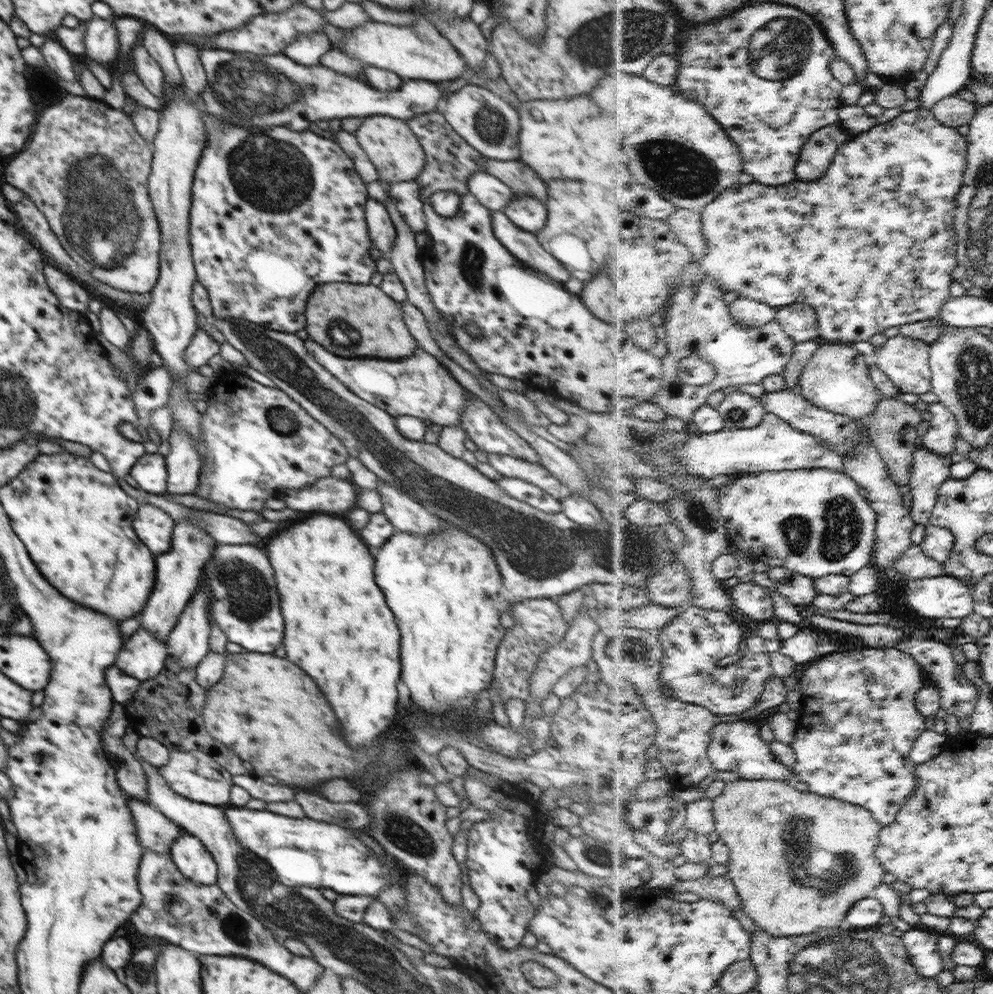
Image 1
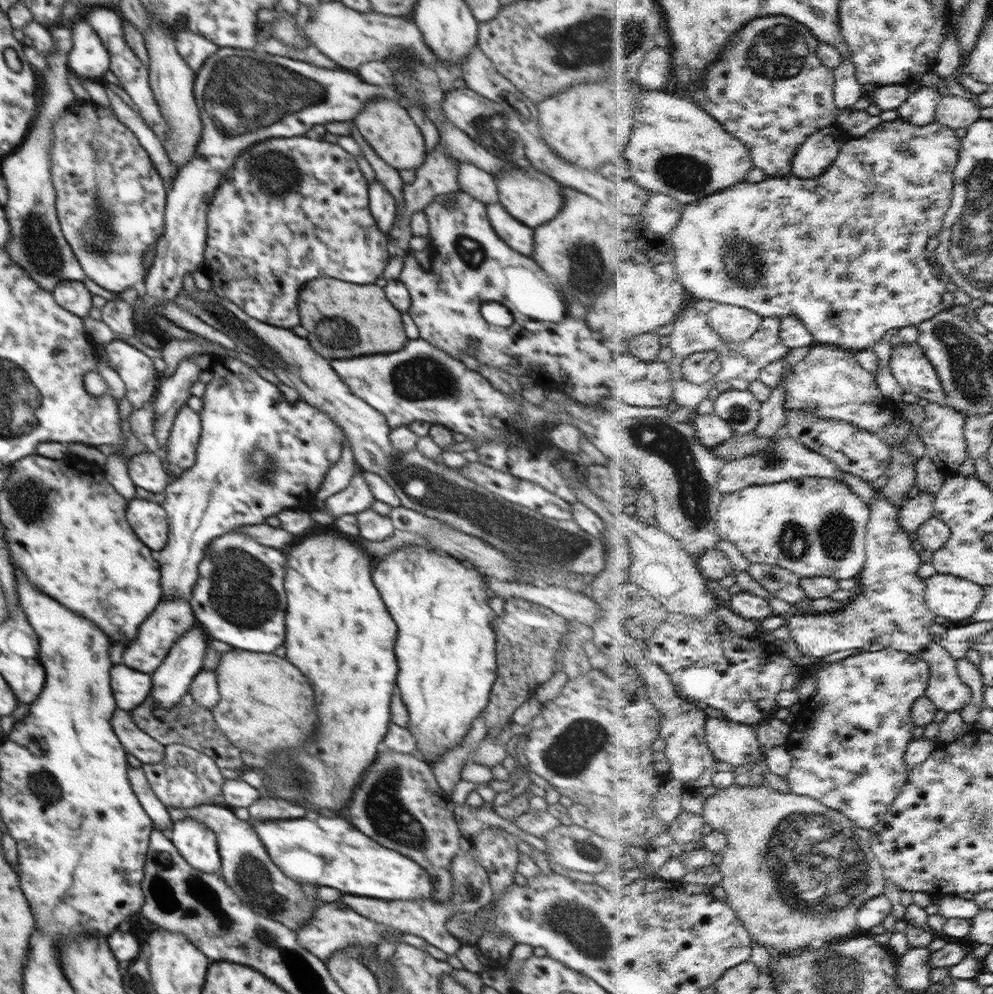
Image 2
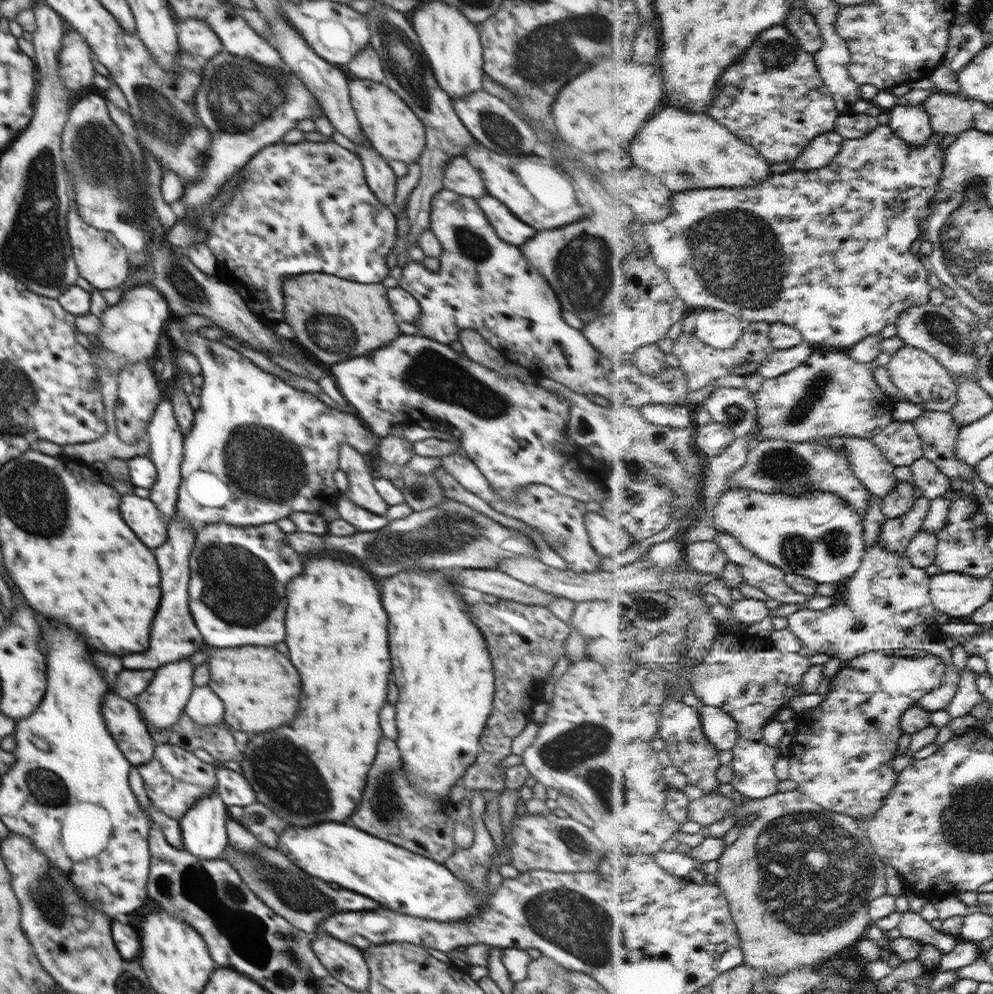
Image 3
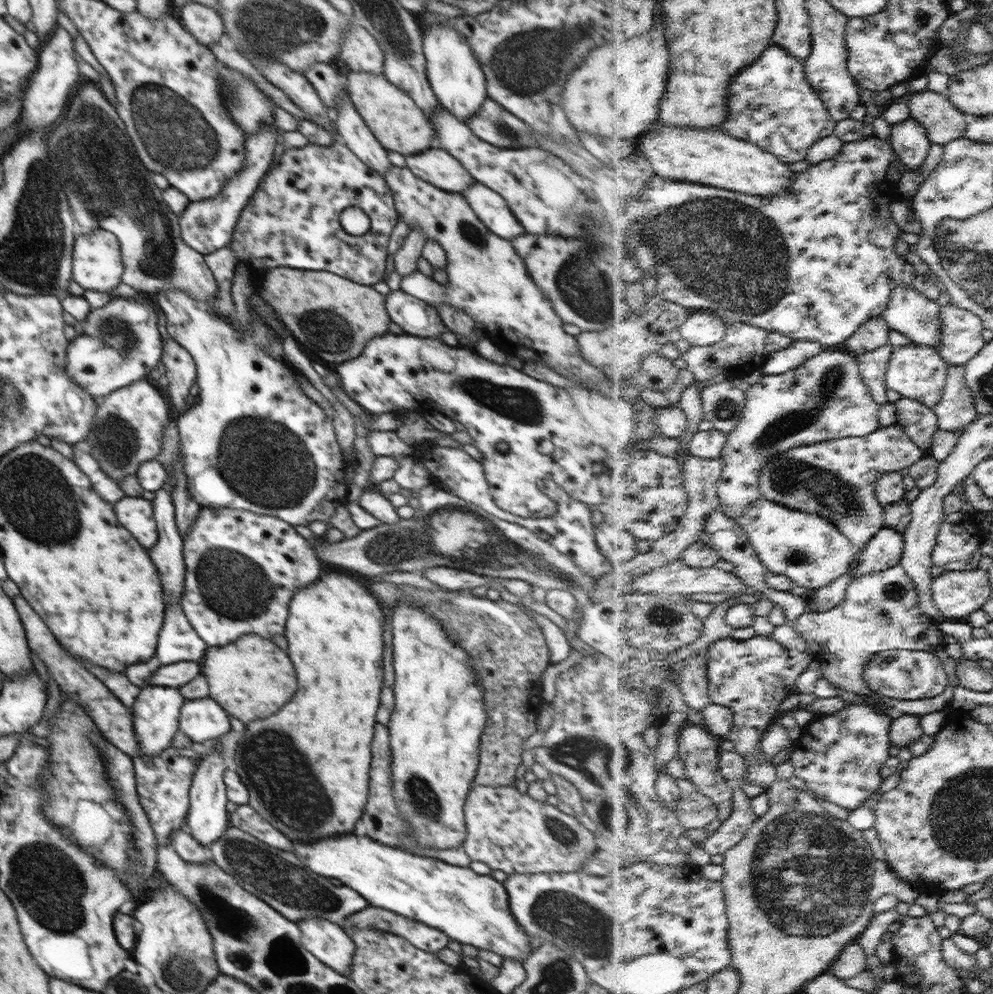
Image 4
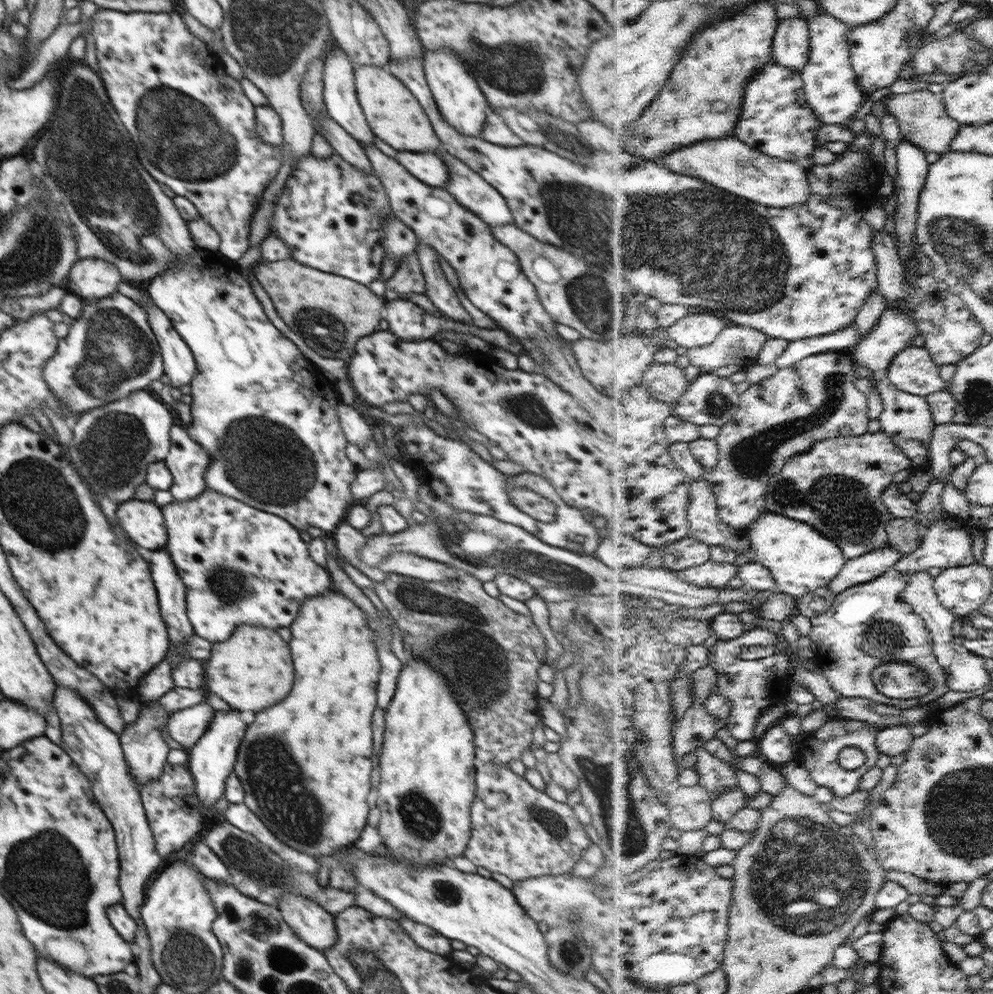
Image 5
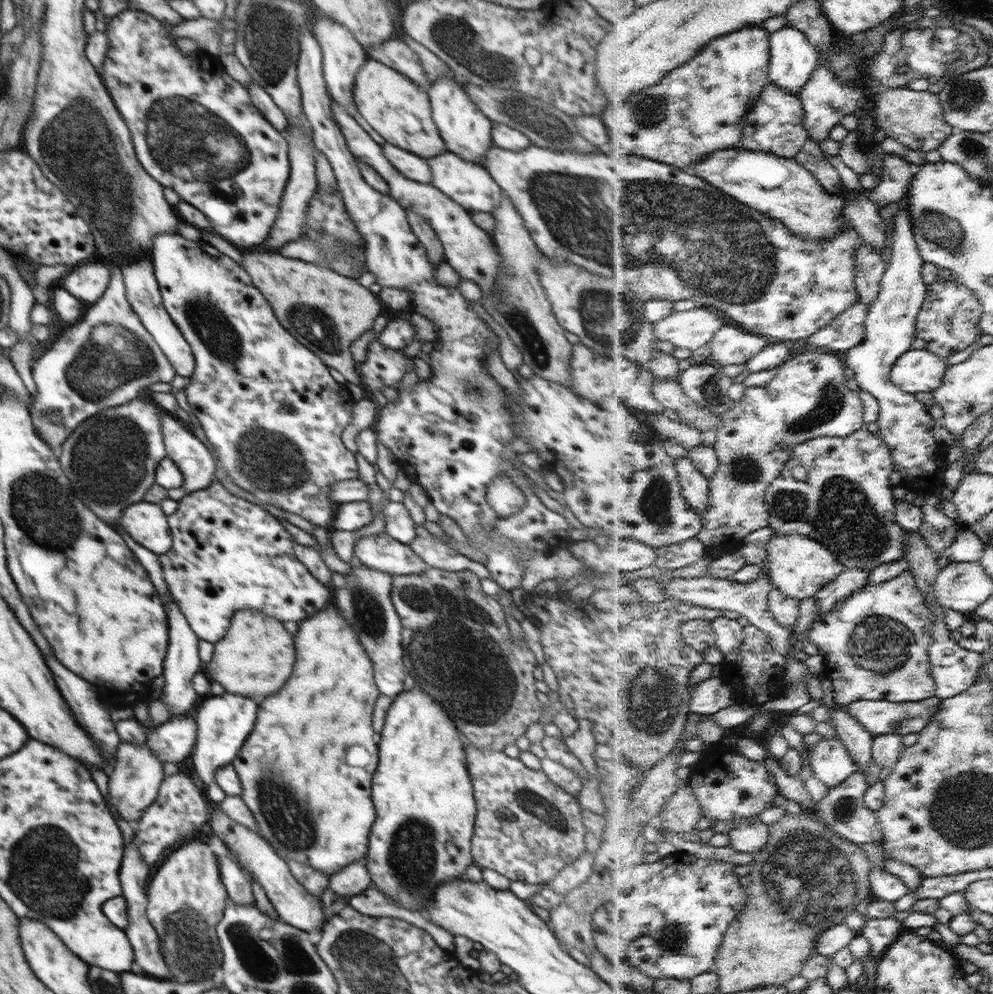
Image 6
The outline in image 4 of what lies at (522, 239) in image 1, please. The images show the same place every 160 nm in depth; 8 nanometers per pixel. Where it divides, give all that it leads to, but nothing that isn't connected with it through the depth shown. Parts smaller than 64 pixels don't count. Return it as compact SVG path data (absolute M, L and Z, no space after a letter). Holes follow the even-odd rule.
M474 181L461 192L461 195L472 207L476 217L493 234L508 241L526 234L524 227L516 220L507 202L495 190Z

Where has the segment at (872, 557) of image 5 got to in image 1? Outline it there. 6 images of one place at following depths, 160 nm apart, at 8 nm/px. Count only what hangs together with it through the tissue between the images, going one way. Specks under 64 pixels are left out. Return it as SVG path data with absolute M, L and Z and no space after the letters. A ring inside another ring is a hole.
M925 443L920 445L915 452L915 467L913 468L913 477L909 487L913 496L912 514L918 524L930 525L933 514L939 504L940 489L944 483L952 476L952 463L958 458L947 456L944 458L940 453L930 450Z

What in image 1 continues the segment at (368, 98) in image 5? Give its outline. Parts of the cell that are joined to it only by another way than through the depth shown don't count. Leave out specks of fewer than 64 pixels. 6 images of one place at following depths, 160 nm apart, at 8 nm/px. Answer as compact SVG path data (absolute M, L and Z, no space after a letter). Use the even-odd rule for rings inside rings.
M386 115L364 117L355 135L360 146L367 152L370 162L376 167L380 182L392 184L416 180L425 167L426 153L405 120Z

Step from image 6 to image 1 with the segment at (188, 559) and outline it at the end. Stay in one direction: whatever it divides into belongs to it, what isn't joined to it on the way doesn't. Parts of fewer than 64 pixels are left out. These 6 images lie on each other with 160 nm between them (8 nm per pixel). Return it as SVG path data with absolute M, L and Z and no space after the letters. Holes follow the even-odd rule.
M217 543L203 574L209 588L209 616L229 642L235 642L250 652L272 654L284 640L284 620L280 612L280 596L275 572L267 552L248 543Z

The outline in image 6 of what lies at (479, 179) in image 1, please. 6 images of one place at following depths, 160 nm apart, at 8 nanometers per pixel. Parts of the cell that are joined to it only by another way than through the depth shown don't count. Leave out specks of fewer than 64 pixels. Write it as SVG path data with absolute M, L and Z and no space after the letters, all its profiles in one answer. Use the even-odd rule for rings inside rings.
M383 144L382 150L385 157L402 176L431 184L431 170L426 158L420 158L392 144Z

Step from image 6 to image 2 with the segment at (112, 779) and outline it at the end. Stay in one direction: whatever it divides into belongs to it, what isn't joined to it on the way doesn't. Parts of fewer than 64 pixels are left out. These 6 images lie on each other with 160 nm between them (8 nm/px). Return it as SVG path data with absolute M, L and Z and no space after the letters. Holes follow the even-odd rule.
M195 621L195 625L186 634L179 636L172 645L162 664L151 674L151 694L154 702L164 709L177 705L186 694L194 677L203 670L203 660L207 651L208 637Z

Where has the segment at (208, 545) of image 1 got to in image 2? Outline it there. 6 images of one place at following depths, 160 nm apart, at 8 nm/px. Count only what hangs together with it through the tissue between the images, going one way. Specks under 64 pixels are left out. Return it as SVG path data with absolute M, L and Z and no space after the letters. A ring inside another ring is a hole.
M223 357L218 358L212 364L210 370L212 371L212 380L208 382L208 384L205 384L205 392L201 396L203 402L203 408L199 413L199 417L201 418L201 433L196 447L195 463L184 470L176 480L171 480L171 482L166 485L164 490L166 499L164 502L161 502L169 522L168 542L166 546L159 551L158 557L156 557L156 560L160 562L162 568L162 599L176 597L186 599L189 602L192 589L195 588L197 578L199 577L199 562L204 558L204 550L206 550L208 543L211 543L214 538L230 533L232 530L235 530L235 528L239 528L239 526L265 523L268 516L277 516L277 514L283 510L300 507L300 504L306 504L306 502L313 502L313 500L316 499L315 494L317 490L321 487L325 479L326 473L338 460L340 460L341 452L344 450L344 431L342 431L336 422L330 418L328 413L304 401L299 400L295 403L287 402L278 387L260 376L254 367L245 364L242 360Z

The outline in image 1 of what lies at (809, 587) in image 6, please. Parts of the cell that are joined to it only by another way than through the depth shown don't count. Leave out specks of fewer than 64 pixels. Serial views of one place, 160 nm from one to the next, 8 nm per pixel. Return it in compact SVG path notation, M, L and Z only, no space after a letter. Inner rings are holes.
M800 469L800 470L768 470L762 473L748 473L737 478L734 484L718 487L720 510L726 521L726 526L732 536L732 541L740 546L740 550L757 560L761 560L770 567L788 567L790 570L805 574L812 578L827 577L829 574L844 574L854 576L857 572L867 568L874 562L877 524L879 514L872 507L870 499L865 490L860 490L860 483L852 478L847 471L832 469Z

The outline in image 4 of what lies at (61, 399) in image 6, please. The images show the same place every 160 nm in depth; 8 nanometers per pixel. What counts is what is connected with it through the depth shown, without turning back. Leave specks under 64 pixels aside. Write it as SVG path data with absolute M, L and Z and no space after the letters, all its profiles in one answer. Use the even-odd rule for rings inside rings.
M140 295L142 300L112 297L105 306L91 308L85 318L84 332L70 341L65 374L96 400L137 380L149 378L150 371L157 369L161 360L163 339L158 331L158 315L154 307L146 303L152 296Z

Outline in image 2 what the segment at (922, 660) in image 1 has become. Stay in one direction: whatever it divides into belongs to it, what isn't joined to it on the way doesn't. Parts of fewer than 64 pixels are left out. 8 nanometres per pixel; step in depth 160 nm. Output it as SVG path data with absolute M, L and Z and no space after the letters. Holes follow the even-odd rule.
M883 489L879 491L879 494L875 496L875 499L872 501L871 506L871 524L869 533L867 536L867 549L868 549L868 560L867 565L864 567L863 573L860 576L861 581L861 590L863 593L859 594L852 602L850 602L844 610L835 611L833 613L798 613L797 615L788 616L788 622L790 626L790 636L794 638L796 642L801 646L802 652L804 655L812 658L816 658L819 662L821 659L826 658L826 656L832 656L832 654L836 654L836 652L842 652L846 650L850 650L854 648L856 651L858 650L872 650L872 646L874 644L882 644L884 648L892 647L896 648L896 650L902 650L904 652L908 652L910 654L917 654L922 657L922 659L926 660L930 664L930 670L932 670L932 676L930 676L930 686L928 686L927 696L930 699L934 700L934 703L938 706L939 711L946 710L946 715L952 712L963 712L964 708L970 704L970 699L973 698L973 688L967 683L964 682L964 679L961 677L959 673L959 660L953 657L953 654L940 642L938 642L937 637L934 637L934 634L930 632L930 628L936 624L936 620L938 620L938 615L929 607L929 602L927 601L927 578L922 578L920 576L920 568L922 568L923 564L923 556L916 550L914 546L914 542L912 542L912 538L910 538L910 534L907 530L904 530L900 524L900 513L902 513L902 508L898 507L898 505L894 505L892 501L889 499L889 496L885 496L883 494Z

